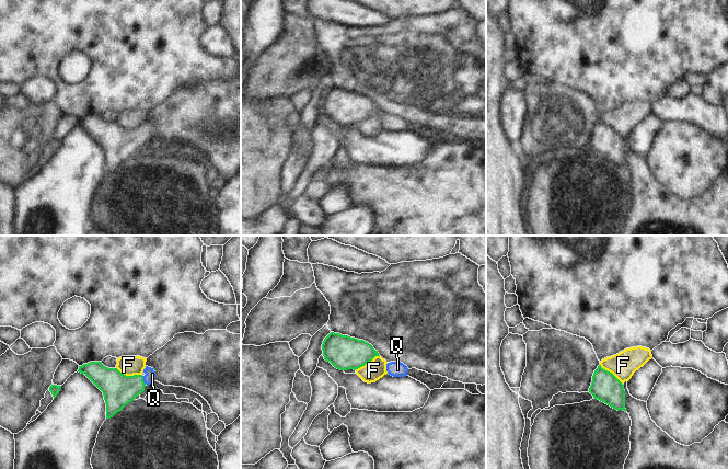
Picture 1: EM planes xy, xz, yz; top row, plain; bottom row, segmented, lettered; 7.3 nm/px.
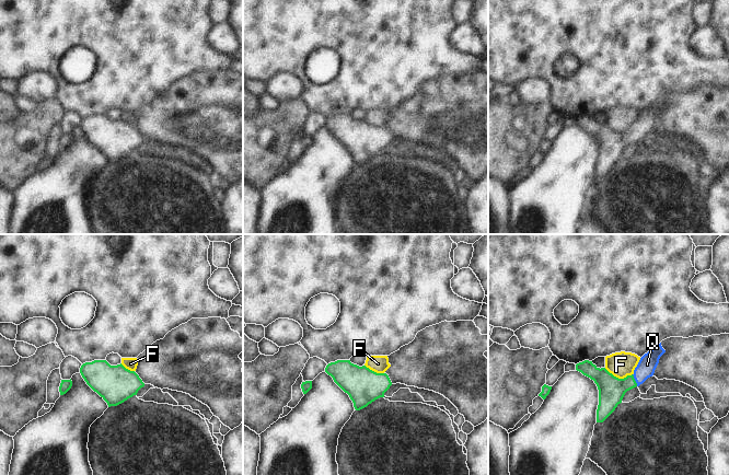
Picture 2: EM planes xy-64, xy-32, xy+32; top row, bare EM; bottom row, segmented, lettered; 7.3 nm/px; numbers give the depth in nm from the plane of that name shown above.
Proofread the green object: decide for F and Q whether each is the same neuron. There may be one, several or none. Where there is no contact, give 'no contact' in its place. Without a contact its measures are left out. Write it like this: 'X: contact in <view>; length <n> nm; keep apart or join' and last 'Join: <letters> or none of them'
F: contact in xy; length 190 nm; keep apart
Q: contact in xy; length 70 nm; join
Join: Q

